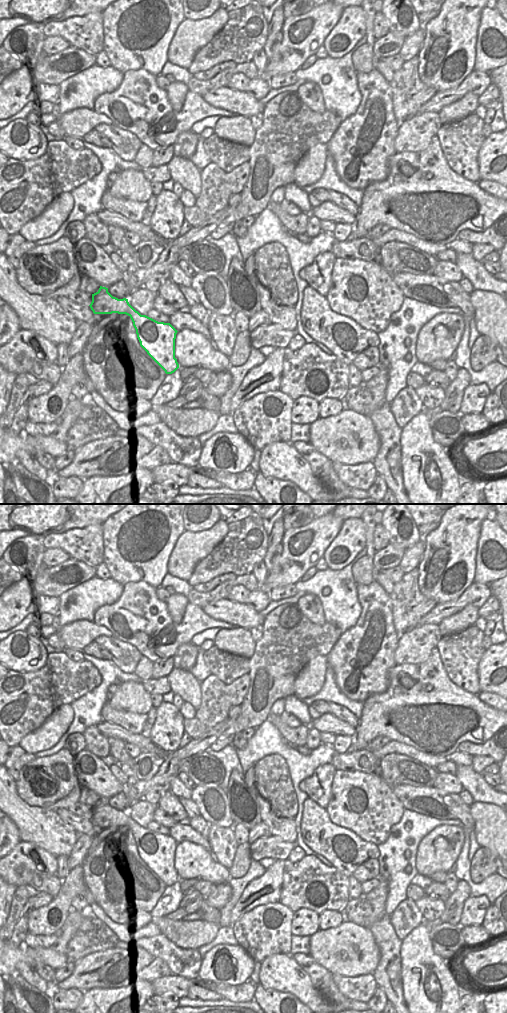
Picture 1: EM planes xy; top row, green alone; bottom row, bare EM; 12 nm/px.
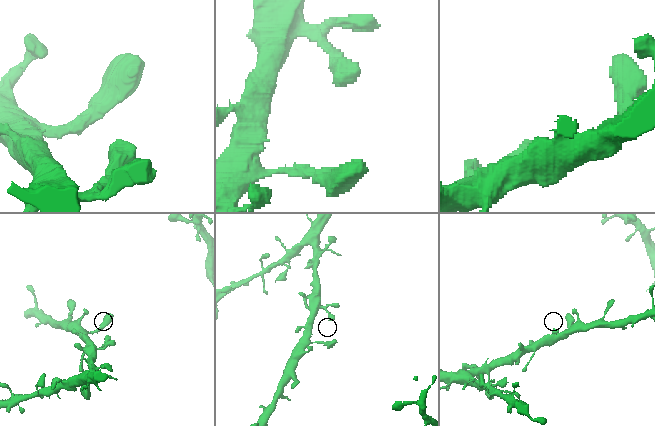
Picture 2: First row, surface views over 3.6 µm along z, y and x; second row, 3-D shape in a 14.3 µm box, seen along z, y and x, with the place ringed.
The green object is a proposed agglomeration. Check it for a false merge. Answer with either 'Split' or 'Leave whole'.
Leave whole

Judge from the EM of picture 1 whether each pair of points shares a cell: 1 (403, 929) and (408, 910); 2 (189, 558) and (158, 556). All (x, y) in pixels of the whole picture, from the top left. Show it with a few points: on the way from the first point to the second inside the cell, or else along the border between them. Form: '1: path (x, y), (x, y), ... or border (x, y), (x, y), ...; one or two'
1: path (403, 924), (406, 915); one
2: border (179, 536), (169, 556), (166, 572); two

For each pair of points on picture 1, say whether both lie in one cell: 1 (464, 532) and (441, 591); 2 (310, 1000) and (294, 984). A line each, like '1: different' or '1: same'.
1: same
2: same

